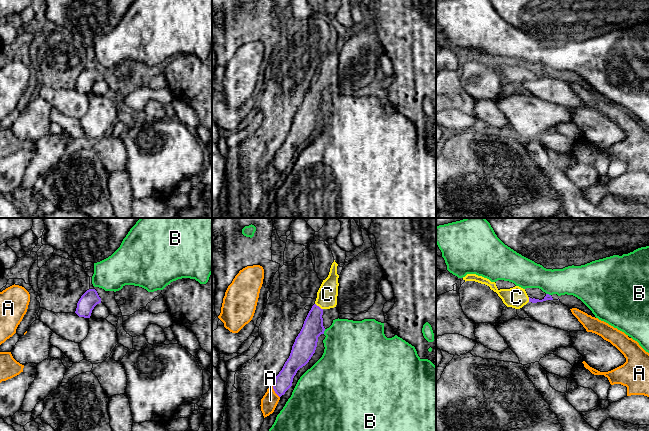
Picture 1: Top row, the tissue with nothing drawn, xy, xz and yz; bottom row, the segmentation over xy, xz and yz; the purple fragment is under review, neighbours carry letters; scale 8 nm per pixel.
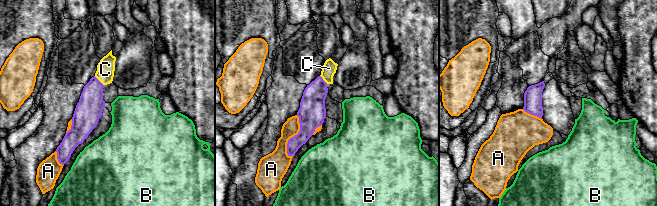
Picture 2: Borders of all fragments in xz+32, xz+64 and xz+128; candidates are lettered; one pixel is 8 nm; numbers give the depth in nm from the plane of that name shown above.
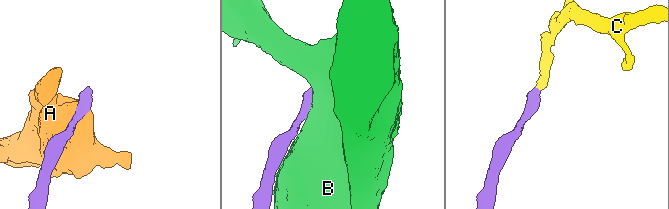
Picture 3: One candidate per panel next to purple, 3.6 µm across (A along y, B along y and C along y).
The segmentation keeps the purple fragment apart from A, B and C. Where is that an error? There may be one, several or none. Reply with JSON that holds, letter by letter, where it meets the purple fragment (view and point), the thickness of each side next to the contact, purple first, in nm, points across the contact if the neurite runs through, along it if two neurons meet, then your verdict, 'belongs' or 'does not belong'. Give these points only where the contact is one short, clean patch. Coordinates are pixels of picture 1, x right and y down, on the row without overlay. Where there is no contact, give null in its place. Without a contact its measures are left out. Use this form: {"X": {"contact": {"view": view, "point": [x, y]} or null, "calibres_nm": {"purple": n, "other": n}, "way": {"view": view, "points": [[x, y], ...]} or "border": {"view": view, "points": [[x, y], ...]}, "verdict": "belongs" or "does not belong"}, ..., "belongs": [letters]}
{"A": {"contact": {"view": "xz", "point": [275, 167]}, "calibres_nm": {"purple": 140, "other": 130}, "verdict": "does not belong"}, "B": {"contact": {"view": "xz", "point": [324, 106]}, "calibres_nm": {"purple": 180, "other": 420}, "verdict": "does not belong"}, "C": {"contact": {"view": "xz", "point": [318, 82]}, "calibres_nm": {"purple": 160, "other": 160}, "way": {"view": "xz", "points": [[313, 103], [314, 92], [318, 82], [326, 74], [327, 70]]}, "verdict": "belongs"}, "belongs": ["C"]}

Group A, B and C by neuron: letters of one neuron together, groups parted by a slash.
A / B / C

